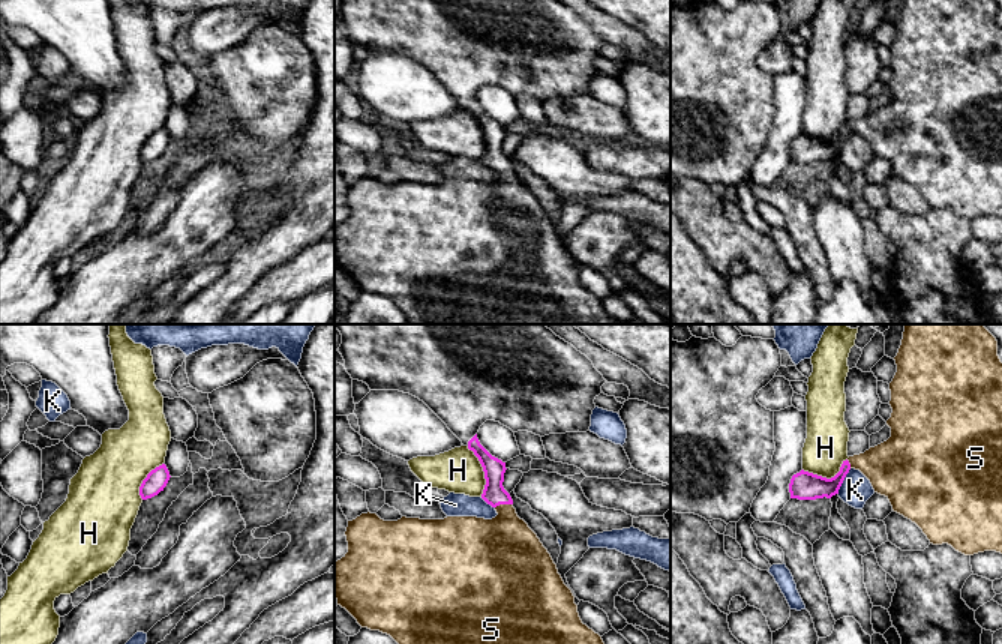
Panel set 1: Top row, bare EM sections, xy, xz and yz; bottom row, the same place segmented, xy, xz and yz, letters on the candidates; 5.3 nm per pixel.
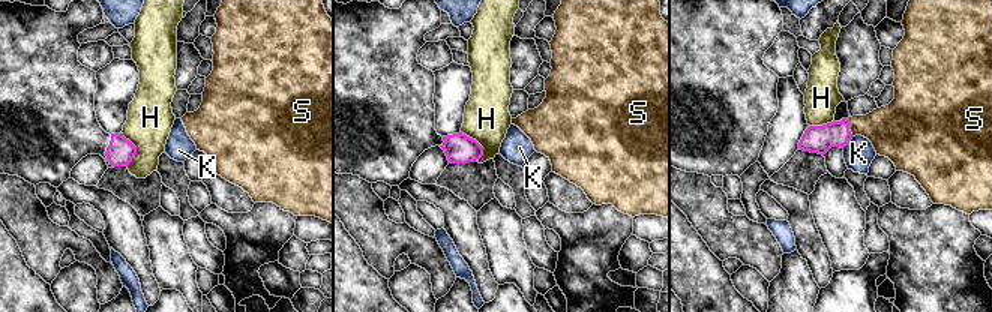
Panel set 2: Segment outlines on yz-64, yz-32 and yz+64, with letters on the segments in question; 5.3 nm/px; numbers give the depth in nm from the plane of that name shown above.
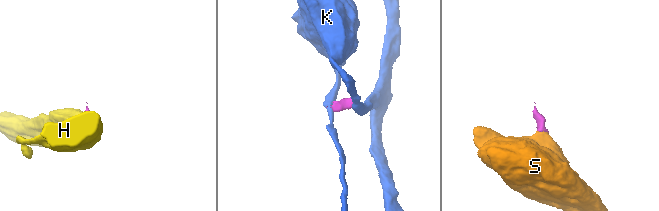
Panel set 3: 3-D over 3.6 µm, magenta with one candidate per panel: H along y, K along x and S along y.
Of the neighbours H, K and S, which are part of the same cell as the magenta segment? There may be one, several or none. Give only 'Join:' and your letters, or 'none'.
Join: S

